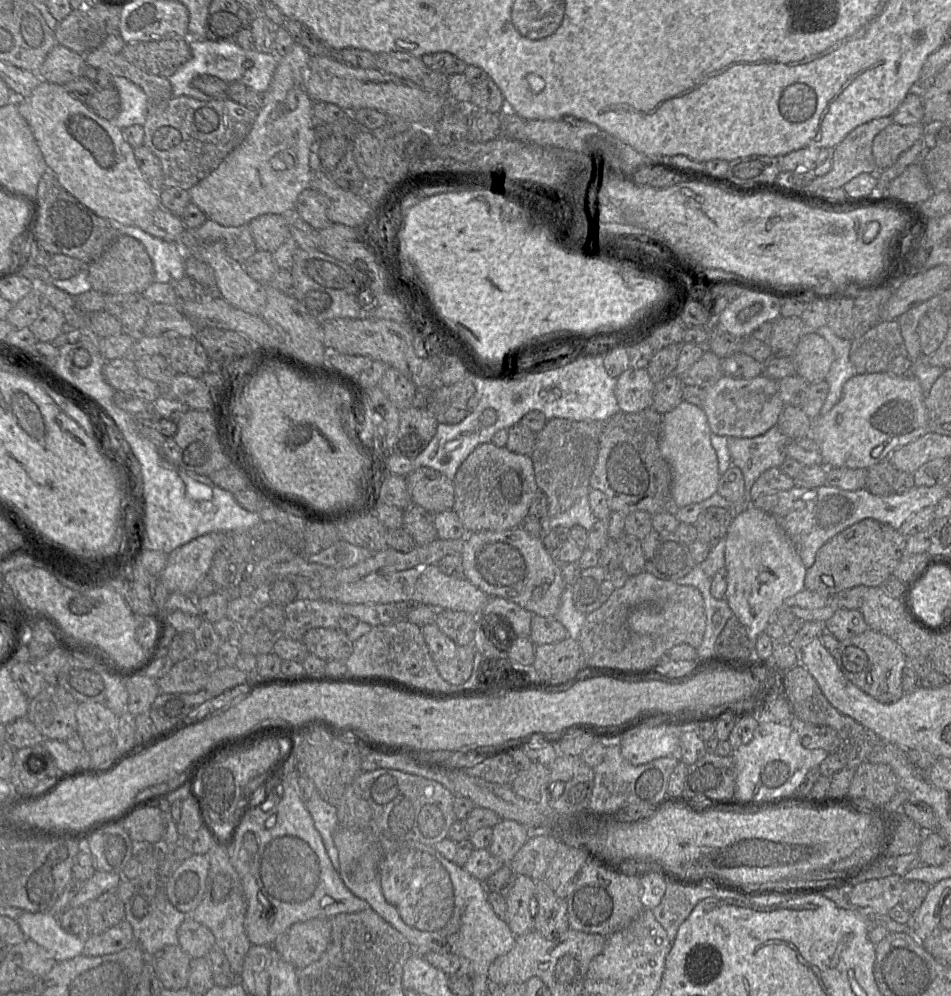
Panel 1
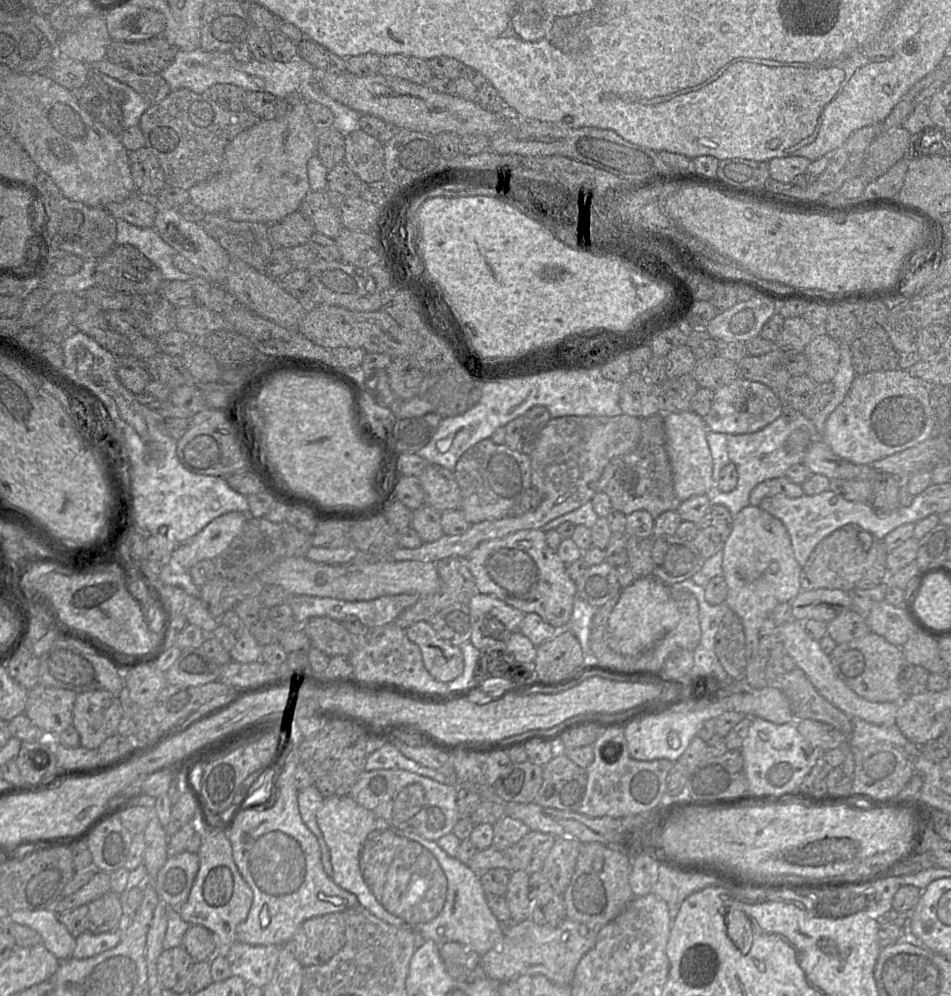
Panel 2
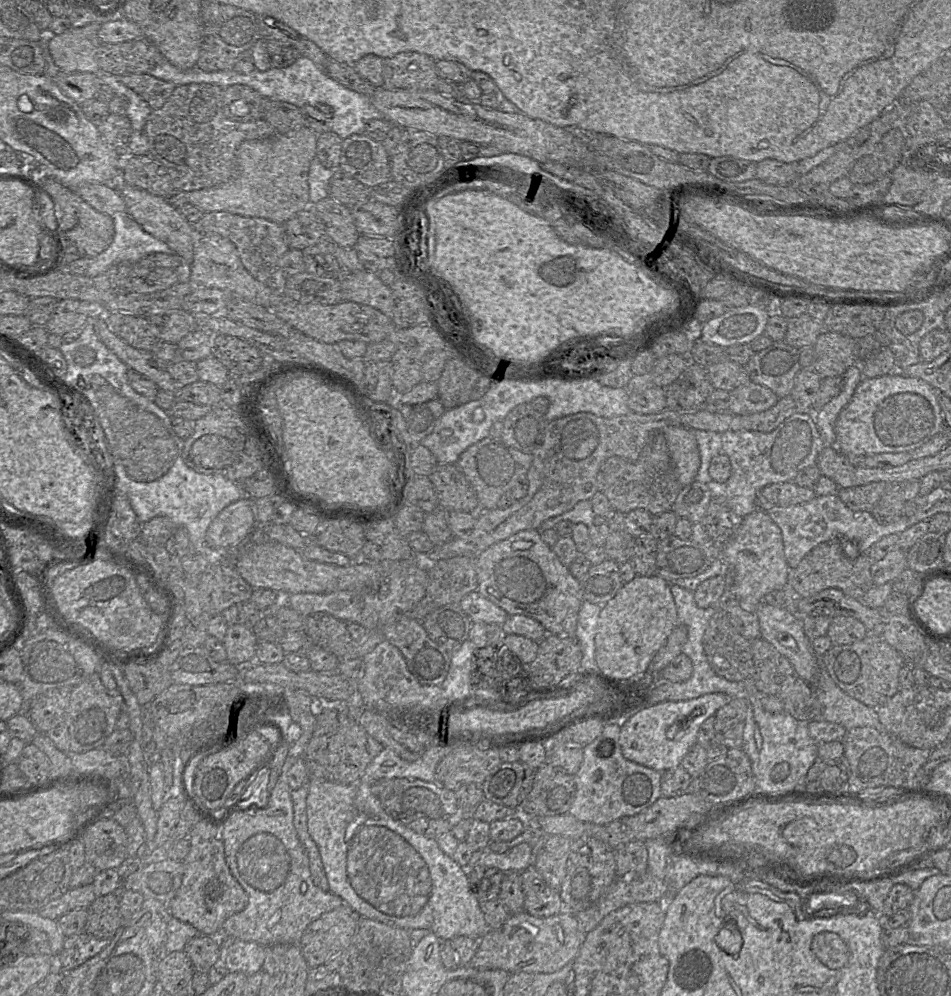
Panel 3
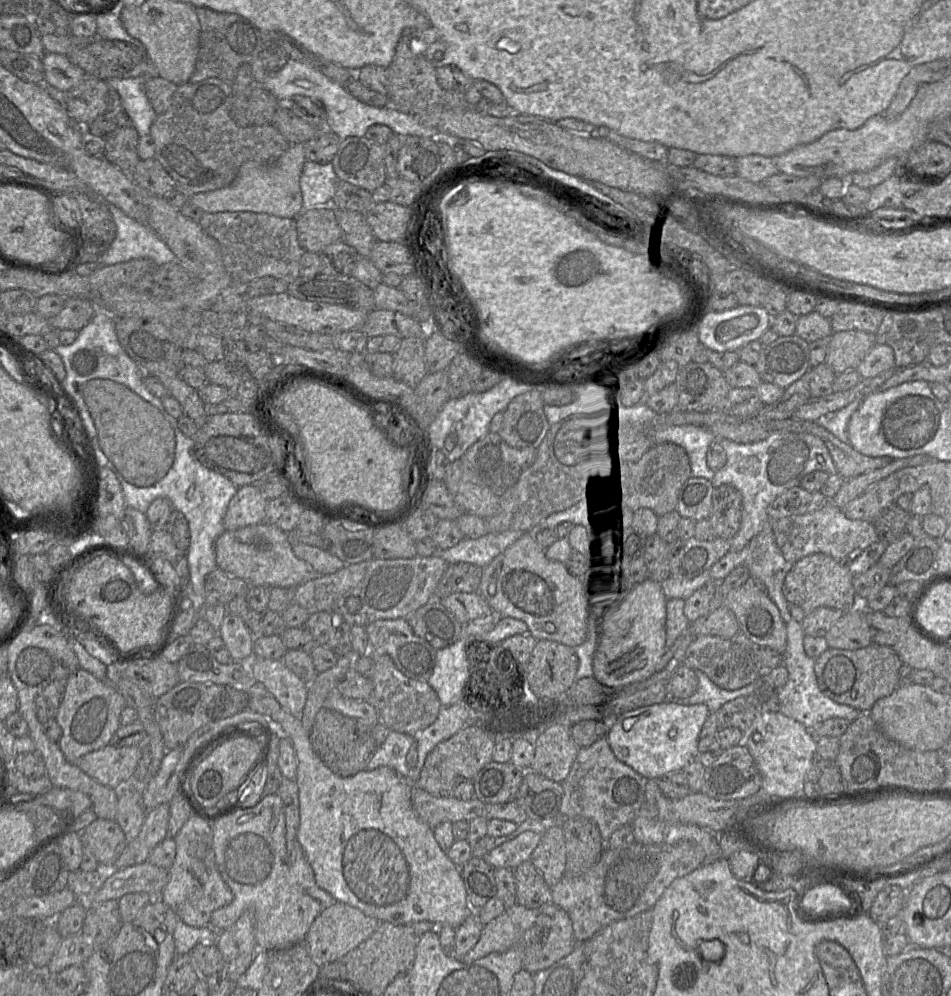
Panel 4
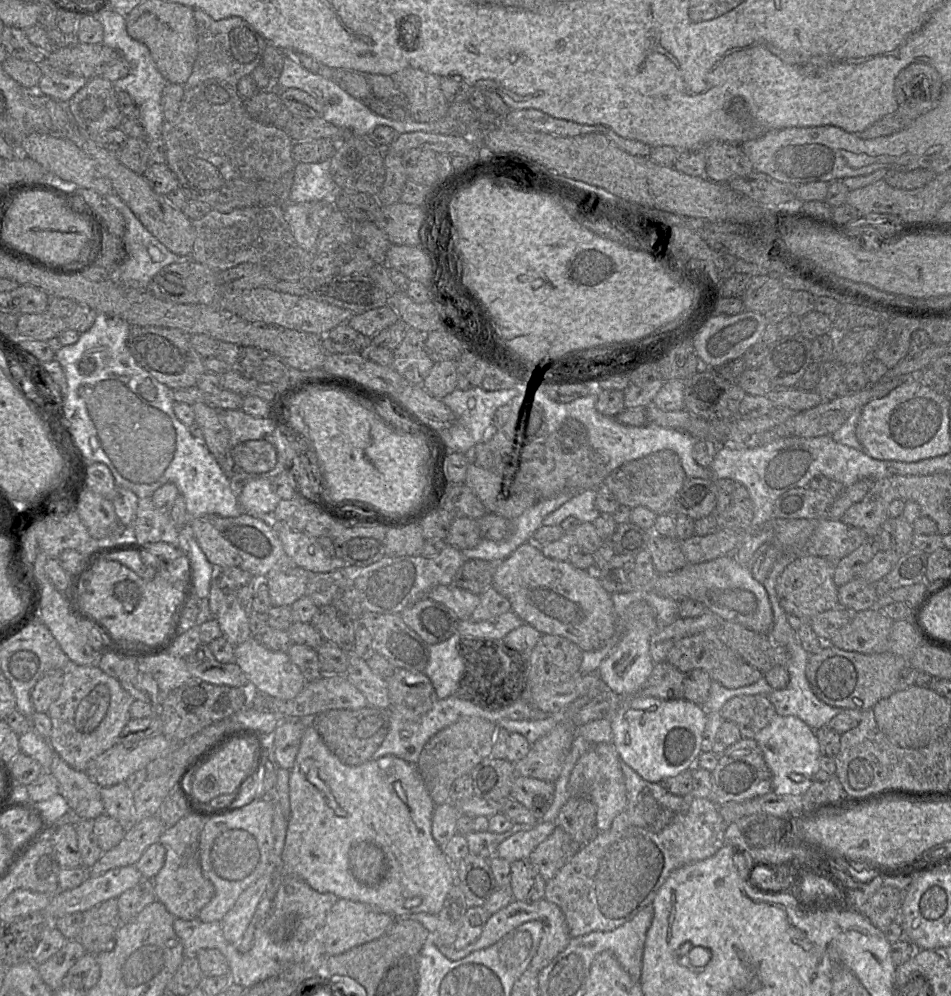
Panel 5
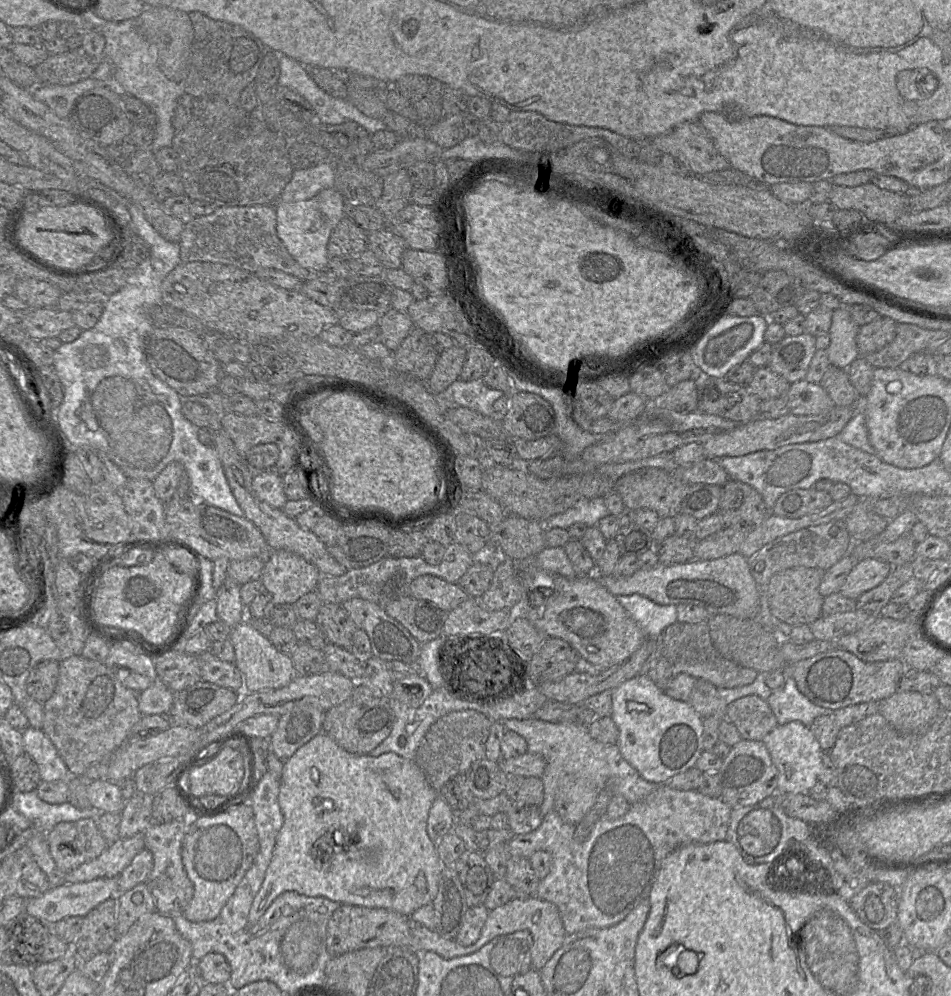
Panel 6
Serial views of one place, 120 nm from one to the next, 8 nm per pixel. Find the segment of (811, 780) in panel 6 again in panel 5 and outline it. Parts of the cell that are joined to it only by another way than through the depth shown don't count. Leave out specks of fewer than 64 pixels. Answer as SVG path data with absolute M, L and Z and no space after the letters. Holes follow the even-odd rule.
M776 715L753 739L760 747L772 773L772 791L775 794L803 796L819 769L821 752L815 731L797 717Z

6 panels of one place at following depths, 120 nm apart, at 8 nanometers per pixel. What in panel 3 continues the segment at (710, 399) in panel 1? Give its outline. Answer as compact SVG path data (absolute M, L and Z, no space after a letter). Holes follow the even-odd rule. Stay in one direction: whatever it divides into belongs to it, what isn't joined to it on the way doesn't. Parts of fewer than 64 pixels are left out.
M749 382L730 391L729 413L750 415L773 407L779 398L769 388Z

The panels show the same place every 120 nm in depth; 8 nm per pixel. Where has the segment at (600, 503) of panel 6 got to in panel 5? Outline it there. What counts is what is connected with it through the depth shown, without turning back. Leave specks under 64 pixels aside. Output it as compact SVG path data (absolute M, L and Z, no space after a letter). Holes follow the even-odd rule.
M584 490L573 494L573 496L567 502L549 514L543 520L542 525L560 525L566 518L570 516L576 517L582 523L593 523L600 515L600 512L595 506L596 496L596 490Z

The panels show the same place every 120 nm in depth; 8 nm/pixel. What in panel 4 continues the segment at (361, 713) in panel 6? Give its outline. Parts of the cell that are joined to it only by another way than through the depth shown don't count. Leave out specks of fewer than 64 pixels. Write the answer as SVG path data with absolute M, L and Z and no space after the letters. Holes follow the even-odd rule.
M322 707L312 725L310 742L320 760L335 774L350 777L365 770L377 750L372 727L366 722L345 716L334 709Z

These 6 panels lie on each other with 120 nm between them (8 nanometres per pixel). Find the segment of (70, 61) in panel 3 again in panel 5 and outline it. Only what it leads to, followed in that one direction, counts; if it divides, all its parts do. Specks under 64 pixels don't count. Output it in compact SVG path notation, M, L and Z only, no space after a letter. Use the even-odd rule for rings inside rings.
M46 58L41 64L42 77L37 89L53 99L69 102L69 100L87 83L83 77L63 75L49 65Z

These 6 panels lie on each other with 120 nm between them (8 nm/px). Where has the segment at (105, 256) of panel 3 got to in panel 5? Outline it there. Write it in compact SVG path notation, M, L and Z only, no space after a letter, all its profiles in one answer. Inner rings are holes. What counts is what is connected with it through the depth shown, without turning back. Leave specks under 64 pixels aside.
M116 193L107 194L104 197L122 213L126 221L126 231L123 236L124 246L126 248L126 259L119 267L116 279L120 283L124 283L135 289L147 289L150 280L161 269L169 264L180 261L181 258L177 254L171 252L153 236Z

